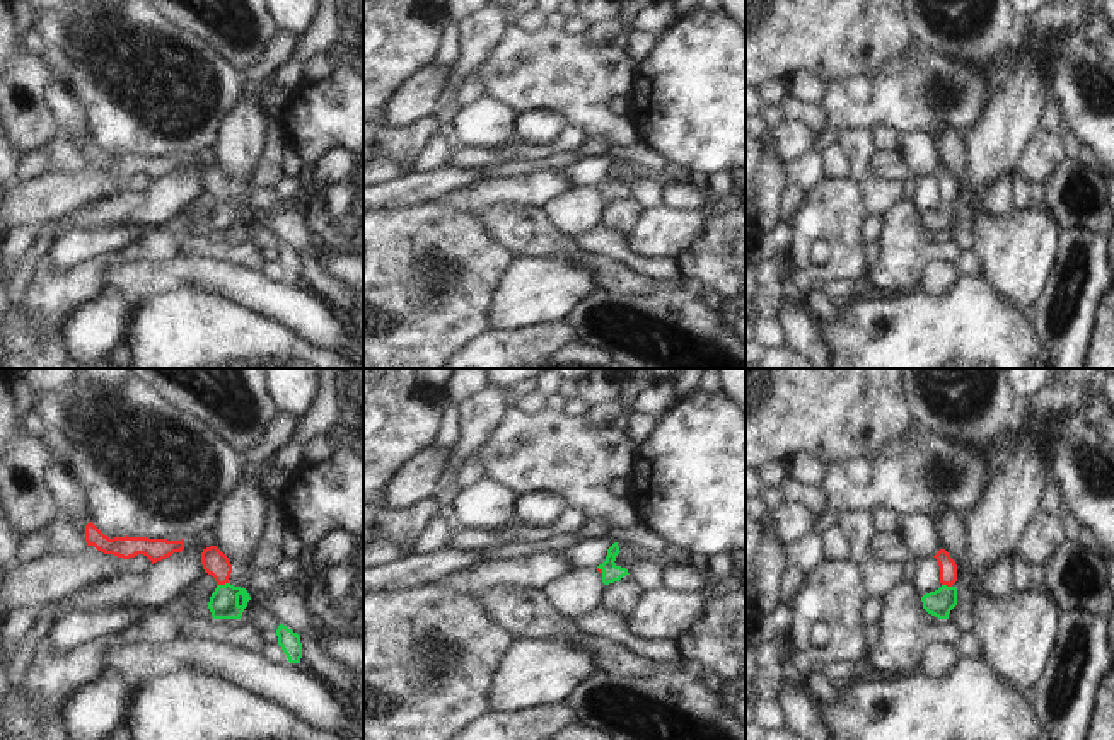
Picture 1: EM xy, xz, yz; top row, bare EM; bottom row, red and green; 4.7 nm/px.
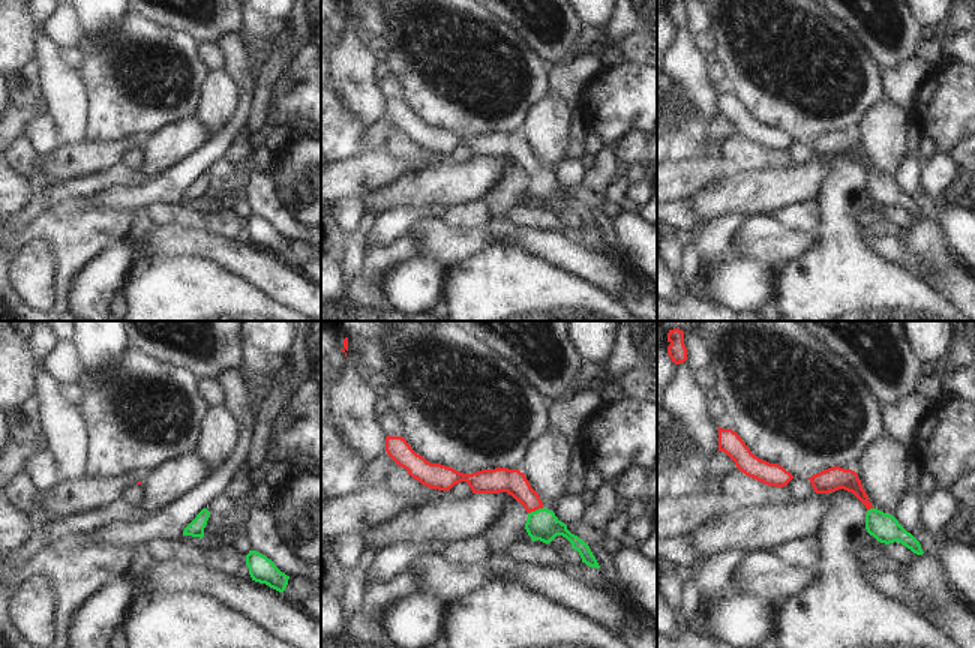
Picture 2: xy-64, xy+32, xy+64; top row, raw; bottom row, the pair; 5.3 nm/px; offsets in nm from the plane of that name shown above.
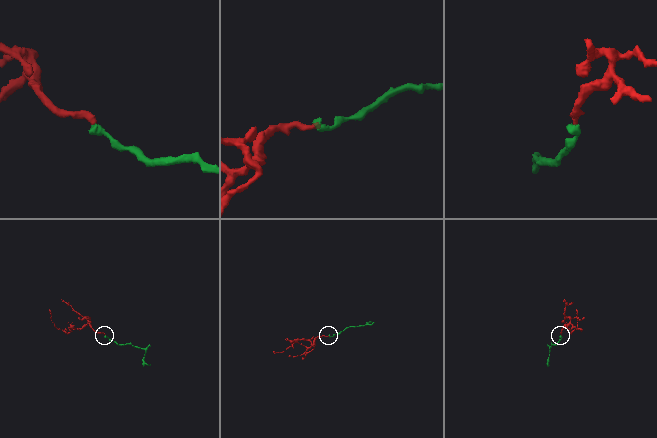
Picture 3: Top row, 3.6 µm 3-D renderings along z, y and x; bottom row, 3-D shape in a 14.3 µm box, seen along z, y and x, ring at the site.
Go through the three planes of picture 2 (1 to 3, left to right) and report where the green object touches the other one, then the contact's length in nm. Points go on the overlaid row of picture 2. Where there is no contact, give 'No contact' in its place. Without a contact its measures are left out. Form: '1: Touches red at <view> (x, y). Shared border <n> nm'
1: No contact
2: Touches red at xy+32 (536, 509). Shared border 90 nm
3: Touches red at xy+64 (869, 509). Shared border 40 nm.

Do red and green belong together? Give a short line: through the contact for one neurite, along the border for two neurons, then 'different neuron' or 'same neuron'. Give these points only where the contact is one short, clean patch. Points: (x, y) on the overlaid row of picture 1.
xy (215, 563), (220, 568), (222, 583), (224, 604) | same neuron

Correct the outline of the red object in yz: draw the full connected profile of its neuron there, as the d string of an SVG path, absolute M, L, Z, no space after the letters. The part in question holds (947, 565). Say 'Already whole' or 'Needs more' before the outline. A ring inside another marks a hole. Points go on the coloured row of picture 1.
Needs more. M940 549L933 556L940 566L940 583L942 587L921 597L923 609L938 617L949 619L950 610L957 605L957 564L945 549Z

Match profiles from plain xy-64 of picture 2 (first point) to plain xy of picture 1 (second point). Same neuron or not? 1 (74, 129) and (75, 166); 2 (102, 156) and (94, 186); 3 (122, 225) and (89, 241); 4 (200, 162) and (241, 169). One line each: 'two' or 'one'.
1: two
2: one
3: two
4: two

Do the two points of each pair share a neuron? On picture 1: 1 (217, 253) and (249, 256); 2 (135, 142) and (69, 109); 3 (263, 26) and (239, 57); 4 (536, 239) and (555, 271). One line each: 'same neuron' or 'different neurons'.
1: same neuron
2: different neurons
3: same neuron
4: different neurons

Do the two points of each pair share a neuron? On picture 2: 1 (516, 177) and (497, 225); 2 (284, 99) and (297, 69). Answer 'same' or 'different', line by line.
1: same
2: same

